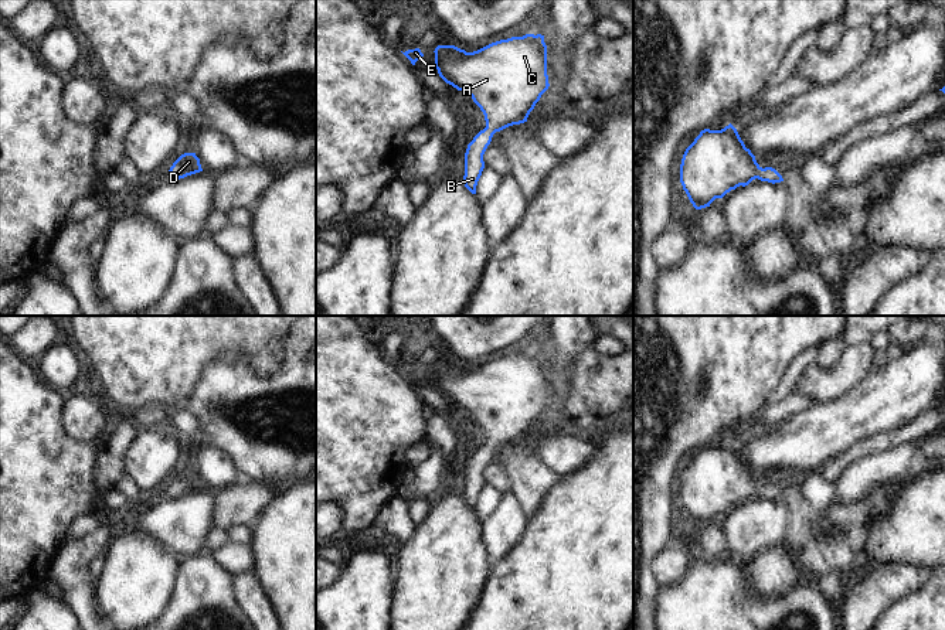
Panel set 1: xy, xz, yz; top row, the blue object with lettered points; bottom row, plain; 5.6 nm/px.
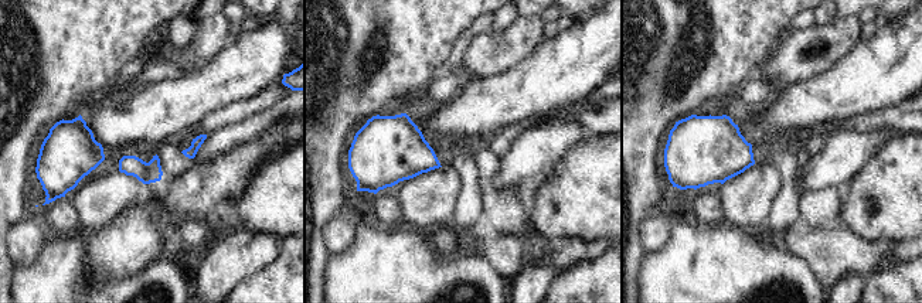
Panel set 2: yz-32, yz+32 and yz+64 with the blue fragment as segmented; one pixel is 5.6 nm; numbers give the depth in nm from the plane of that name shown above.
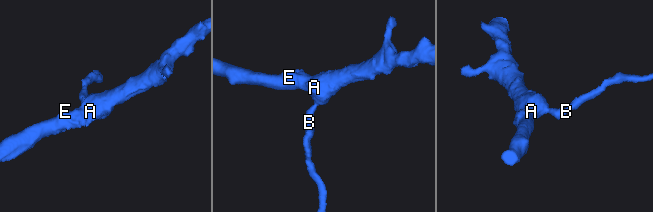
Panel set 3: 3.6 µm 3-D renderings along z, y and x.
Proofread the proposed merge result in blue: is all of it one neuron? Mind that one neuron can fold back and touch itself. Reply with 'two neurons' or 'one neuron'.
one neuron

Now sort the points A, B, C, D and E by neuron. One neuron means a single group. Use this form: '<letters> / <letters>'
A B C D E

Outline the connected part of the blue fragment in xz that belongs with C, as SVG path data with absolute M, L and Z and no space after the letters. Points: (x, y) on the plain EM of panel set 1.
M526 351L466 370L455 362L435 365L439 394L465 408L485 432L486 445L468 462L463 501L476 511L485 486L483 471L496 449L527 439L548 406L544 353Z

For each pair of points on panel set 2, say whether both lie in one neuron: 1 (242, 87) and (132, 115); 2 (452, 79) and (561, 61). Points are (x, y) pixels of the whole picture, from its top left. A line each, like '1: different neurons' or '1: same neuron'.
1: same neuron
2: different neurons

